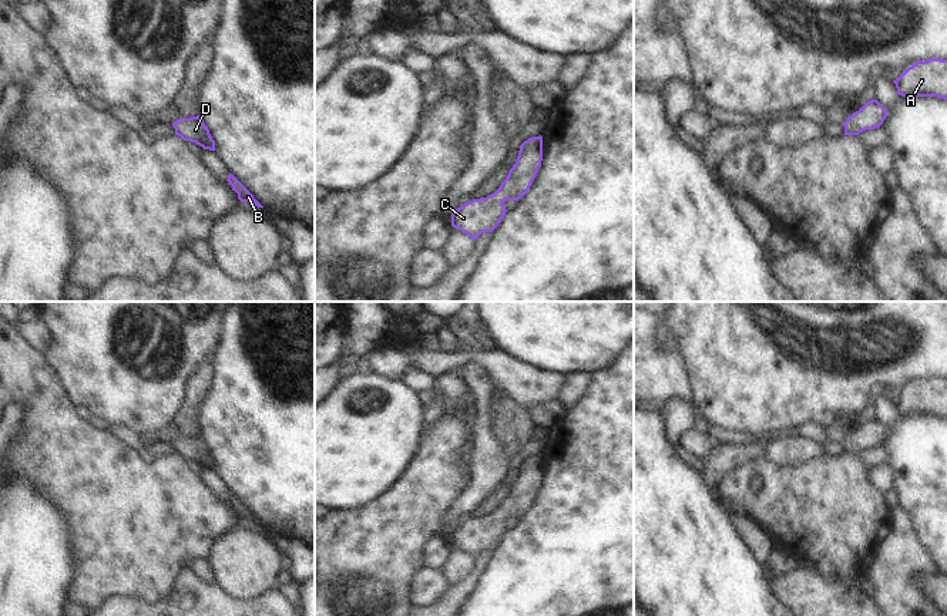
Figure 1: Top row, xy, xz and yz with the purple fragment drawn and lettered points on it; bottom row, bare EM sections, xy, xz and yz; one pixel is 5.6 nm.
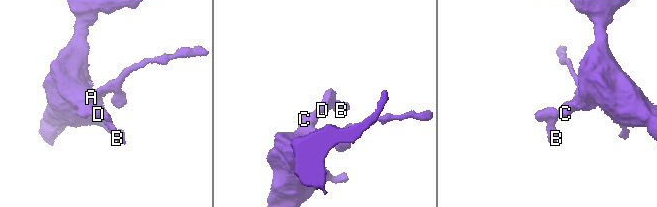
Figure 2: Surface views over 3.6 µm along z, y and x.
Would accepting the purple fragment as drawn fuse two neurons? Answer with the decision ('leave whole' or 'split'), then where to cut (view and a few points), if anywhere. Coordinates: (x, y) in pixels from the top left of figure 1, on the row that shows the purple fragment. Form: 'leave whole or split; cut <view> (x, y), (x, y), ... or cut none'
leave whole; cut none

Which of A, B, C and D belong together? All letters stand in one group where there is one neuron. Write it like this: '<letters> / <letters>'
A B C D

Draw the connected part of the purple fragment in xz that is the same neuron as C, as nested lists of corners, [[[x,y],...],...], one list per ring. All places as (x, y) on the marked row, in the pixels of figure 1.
[[[533,137],[520,145],[518,156],[500,188],[487,198],[473,199],[451,213],[451,226],[471,239],[493,232],[507,209],[506,201],[518,201],[528,189],[541,166],[543,137]]]

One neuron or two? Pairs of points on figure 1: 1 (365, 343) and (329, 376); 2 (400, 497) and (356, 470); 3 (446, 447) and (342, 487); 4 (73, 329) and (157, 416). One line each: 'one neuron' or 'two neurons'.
1: one neuron
2: two neurons
3: two neurons
4: one neuron

